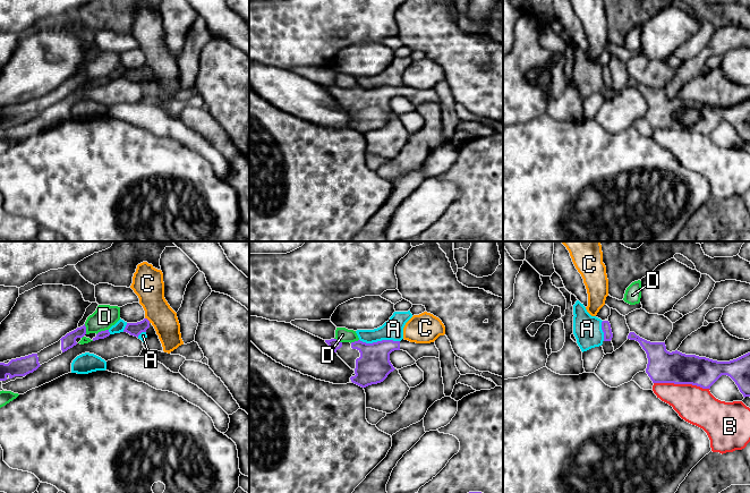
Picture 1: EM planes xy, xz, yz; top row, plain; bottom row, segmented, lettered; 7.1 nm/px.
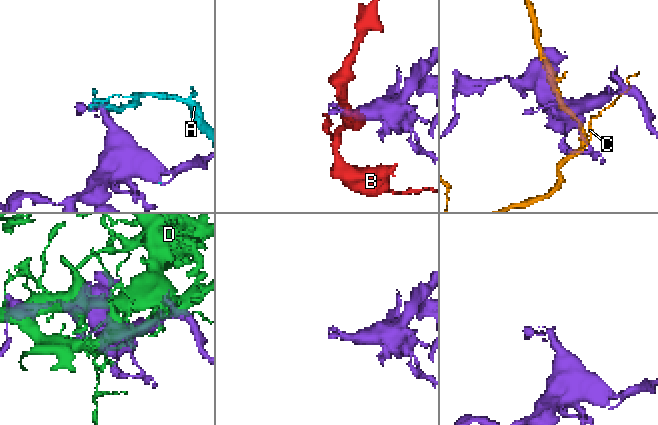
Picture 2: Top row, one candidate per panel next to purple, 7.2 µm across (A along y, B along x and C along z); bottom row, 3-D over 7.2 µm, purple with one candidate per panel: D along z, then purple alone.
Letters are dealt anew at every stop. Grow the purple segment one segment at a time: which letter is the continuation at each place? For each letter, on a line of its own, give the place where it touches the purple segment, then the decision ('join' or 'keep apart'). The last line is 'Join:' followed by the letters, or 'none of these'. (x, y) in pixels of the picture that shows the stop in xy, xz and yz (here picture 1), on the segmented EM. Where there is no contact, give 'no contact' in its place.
A: contact xz (380, 341); keep apart
B: contact yz (681, 383); keep apart
C: contact xy (147, 320); keep apart
D: contact xy (102, 331); keep apart
Join: none of these

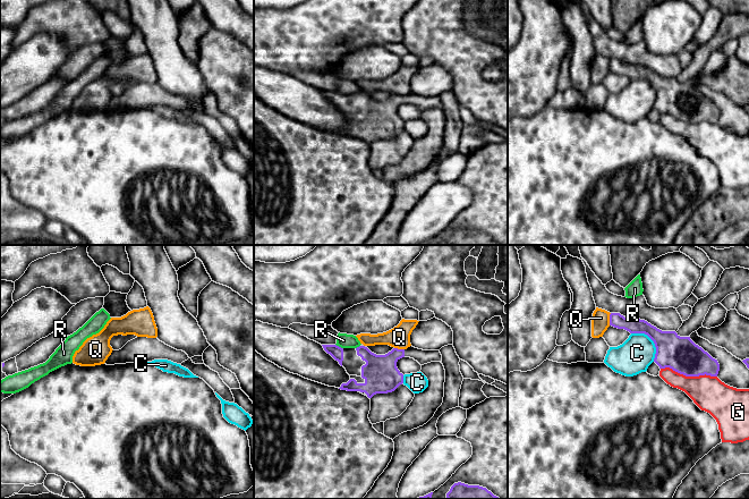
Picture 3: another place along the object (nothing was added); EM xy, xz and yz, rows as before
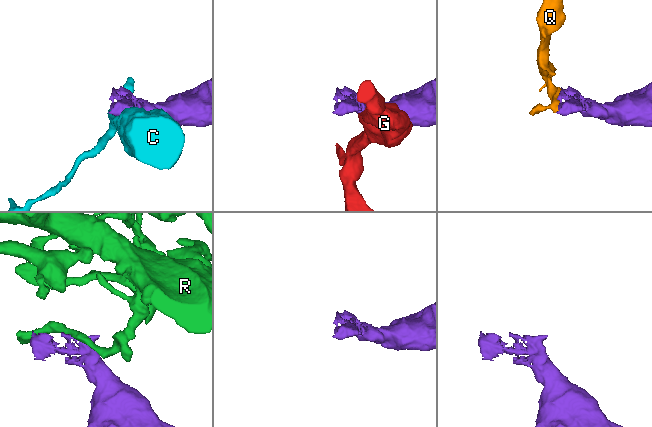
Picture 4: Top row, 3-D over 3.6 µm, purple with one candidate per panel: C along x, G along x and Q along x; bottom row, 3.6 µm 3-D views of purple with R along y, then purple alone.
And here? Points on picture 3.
C: contact yz (652, 339); keep apart
G: contact yz (689, 375); keep apart
Q: contact yz (610, 319); keep apart
R: contact xz (338, 346); keep apart
Join: none of these

